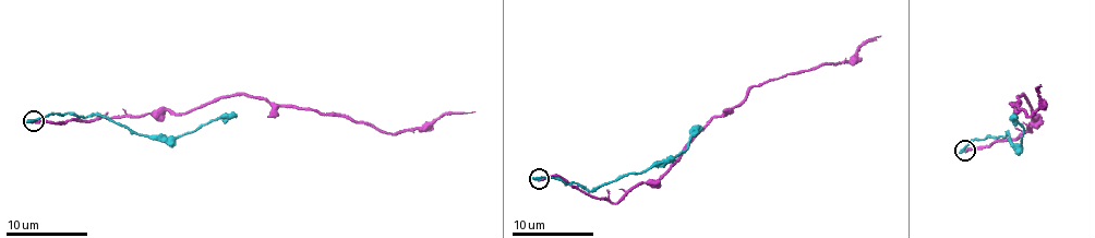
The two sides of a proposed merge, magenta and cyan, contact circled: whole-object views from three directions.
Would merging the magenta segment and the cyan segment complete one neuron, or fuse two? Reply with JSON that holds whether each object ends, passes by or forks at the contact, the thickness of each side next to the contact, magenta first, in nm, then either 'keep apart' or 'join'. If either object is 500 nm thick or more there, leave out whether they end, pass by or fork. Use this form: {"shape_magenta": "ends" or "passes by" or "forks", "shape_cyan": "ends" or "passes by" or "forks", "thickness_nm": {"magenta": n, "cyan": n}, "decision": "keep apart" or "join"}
{"shape_magenta": "ends", "shape_cyan": "ends", "thickness_nm": {"magenta": 200, "cyan": 340}, "decision": "keep apart"}

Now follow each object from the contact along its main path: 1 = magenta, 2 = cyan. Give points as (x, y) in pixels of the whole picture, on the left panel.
1: (35, 120), (58, 123), (187, 114), (242, 94), (371, 125), (387, 133), (422, 129), (445, 114), (476, 112)
2: (34, 120), (62, 114), (101, 115), (147, 135), (181, 137), (206, 122), (237, 114)

